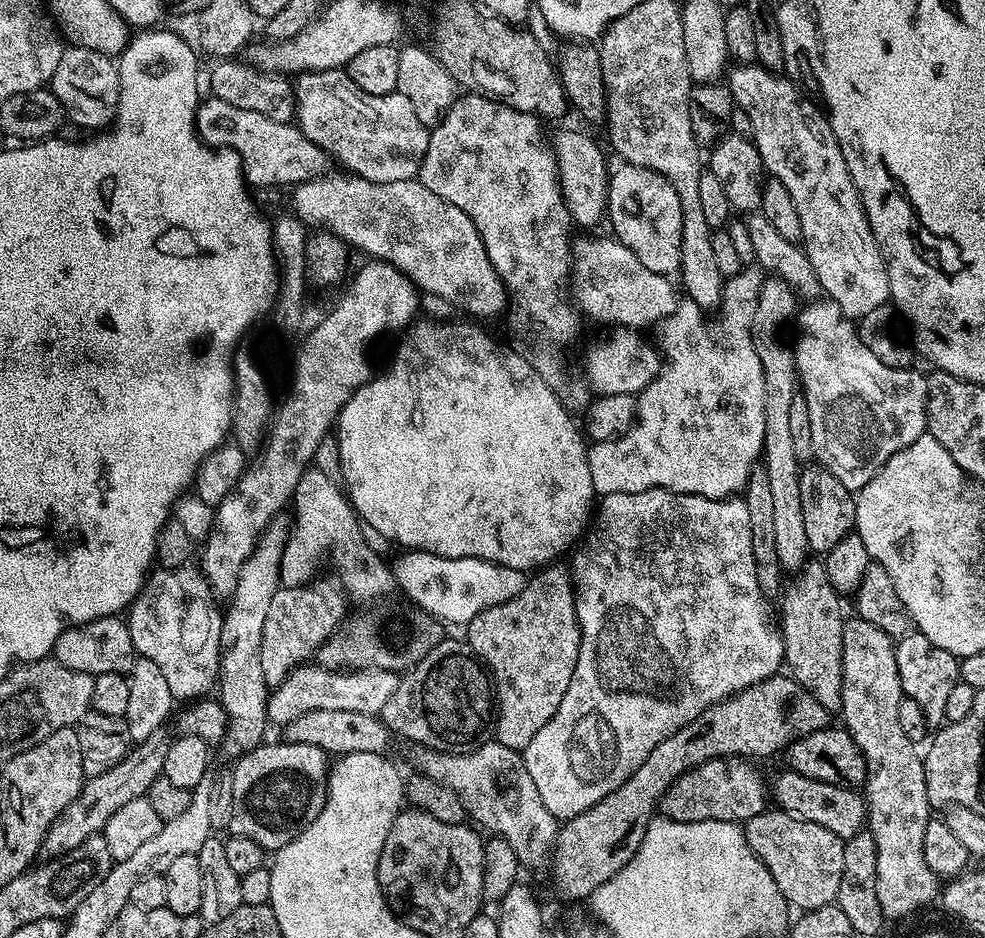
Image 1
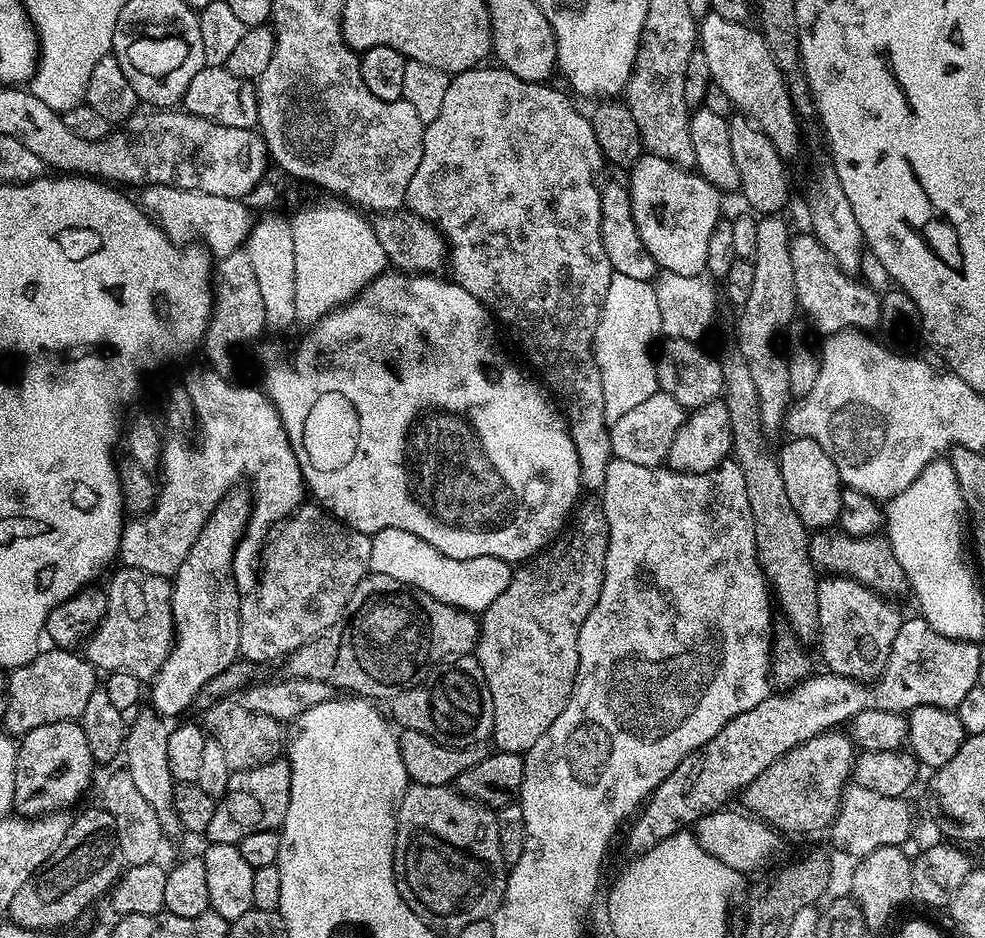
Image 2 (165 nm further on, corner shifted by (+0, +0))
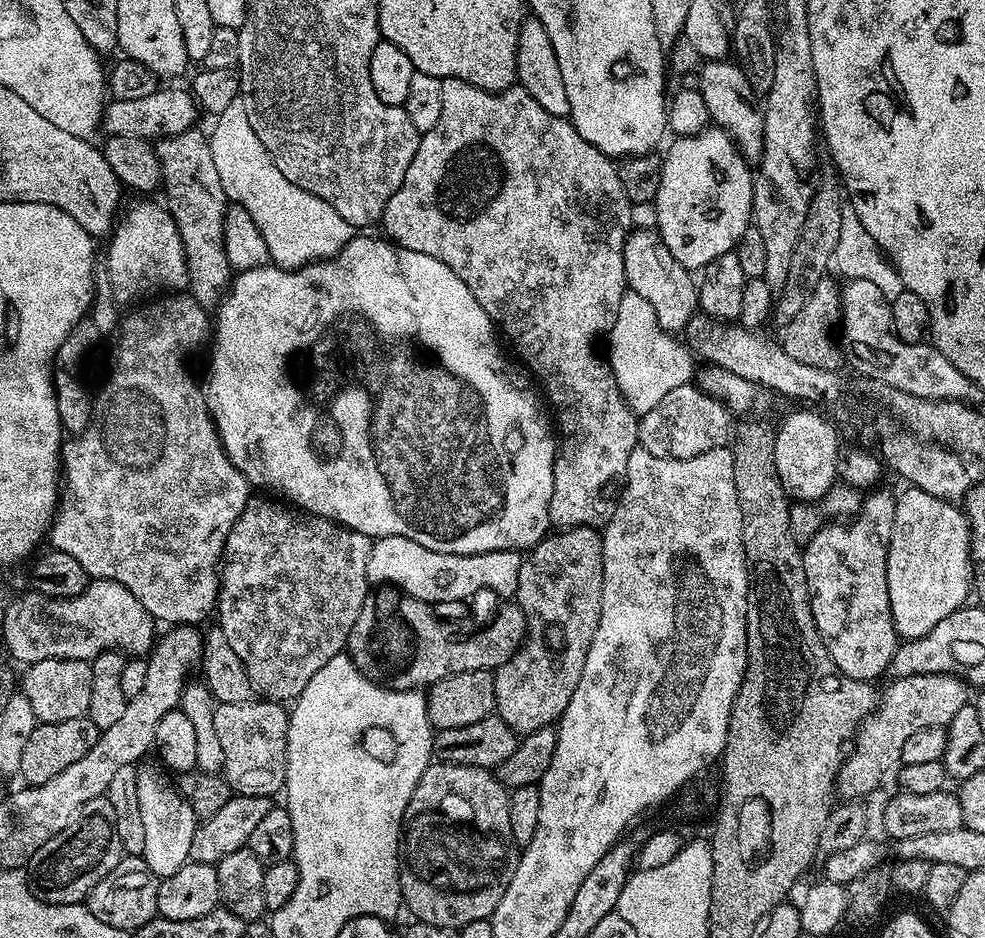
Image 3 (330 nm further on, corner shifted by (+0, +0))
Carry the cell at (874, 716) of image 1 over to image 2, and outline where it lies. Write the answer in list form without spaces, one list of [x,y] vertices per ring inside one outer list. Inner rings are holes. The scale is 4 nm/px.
[[[825,575],[818,590],[818,645],[827,671],[857,682],[871,682],[882,674],[902,623],[891,599],[844,576]]]

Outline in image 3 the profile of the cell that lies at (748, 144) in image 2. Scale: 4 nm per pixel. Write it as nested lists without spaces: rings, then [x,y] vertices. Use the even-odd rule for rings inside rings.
[[[728,58],[708,60],[701,63],[699,76],[698,91],[706,102],[709,121],[735,142],[745,160],[760,161],[764,157],[764,110],[740,65]]]

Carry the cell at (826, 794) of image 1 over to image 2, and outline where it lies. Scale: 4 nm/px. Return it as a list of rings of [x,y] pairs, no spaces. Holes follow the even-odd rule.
[[[849,783],[840,796],[836,819],[830,825],[833,846],[851,858],[859,858],[882,846],[907,845],[907,840],[912,836],[912,827],[916,824],[908,802],[903,796],[886,798],[882,794],[874,794],[874,790],[866,790],[866,786]]]

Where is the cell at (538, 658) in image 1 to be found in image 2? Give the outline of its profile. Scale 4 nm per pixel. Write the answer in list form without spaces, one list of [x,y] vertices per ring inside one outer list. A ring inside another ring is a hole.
[[[581,499],[574,509],[574,515],[571,517],[570,523],[552,541],[550,547],[533,556],[531,560],[521,563],[513,571],[510,586],[506,586],[506,590],[502,590],[502,594],[498,594],[498,598],[494,598],[494,602],[490,602],[490,606],[483,609],[482,615],[479,617],[480,637],[476,643],[474,655],[477,662],[482,666],[482,674],[486,674],[490,698],[494,702],[494,726],[492,727],[490,740],[491,743],[496,743],[495,747],[499,751],[521,754],[528,752],[530,746],[534,746],[534,742],[538,742],[538,738],[542,738],[546,734],[546,730],[550,730],[550,726],[554,726],[554,718],[558,718],[558,714],[562,714],[562,710],[566,710],[566,702],[572,693],[572,687],[576,681],[576,671],[578,670],[578,634],[582,630],[582,622],[586,622],[590,610],[594,610],[594,606],[598,602],[598,594],[602,590],[602,582],[604,581],[604,559],[606,558],[607,549],[608,523],[606,522],[603,499]]]

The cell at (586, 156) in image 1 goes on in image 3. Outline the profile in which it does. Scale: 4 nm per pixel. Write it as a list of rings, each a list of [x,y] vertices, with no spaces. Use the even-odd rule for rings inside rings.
[[[633,227],[628,233],[624,240],[624,269],[627,287],[654,306],[661,326],[669,333],[683,333],[698,312],[698,284],[693,273],[666,250],[666,242],[655,228]]]

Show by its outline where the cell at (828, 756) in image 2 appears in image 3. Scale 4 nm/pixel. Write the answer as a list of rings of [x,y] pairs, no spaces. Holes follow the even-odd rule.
[[[914,674],[897,676],[882,688],[882,695],[870,715],[856,729],[854,743],[836,773],[835,791],[841,797],[856,802],[868,796],[880,784],[880,779],[901,763],[900,751],[910,734],[918,727],[946,726],[962,706],[969,703],[969,685],[959,676],[950,674]]]

